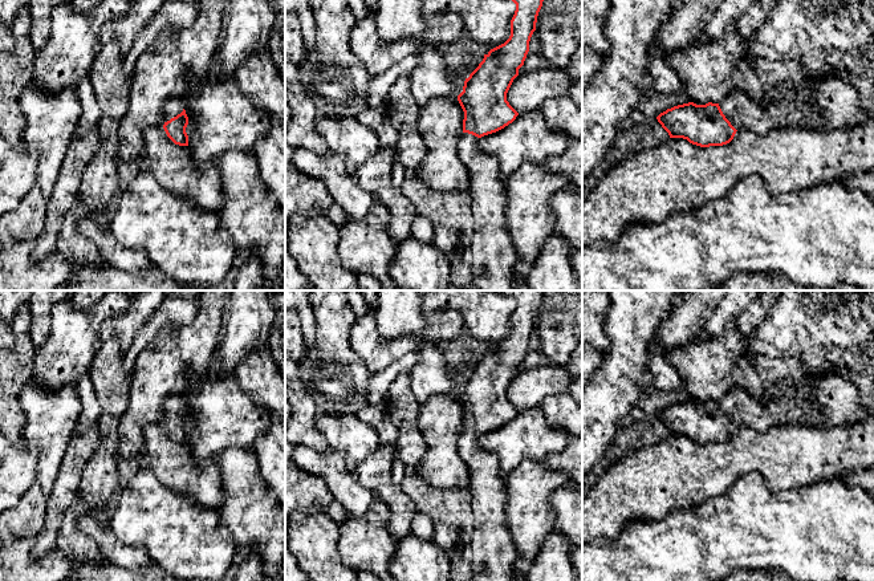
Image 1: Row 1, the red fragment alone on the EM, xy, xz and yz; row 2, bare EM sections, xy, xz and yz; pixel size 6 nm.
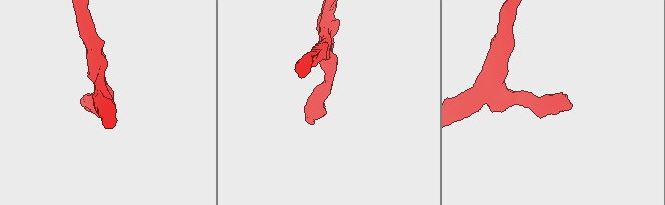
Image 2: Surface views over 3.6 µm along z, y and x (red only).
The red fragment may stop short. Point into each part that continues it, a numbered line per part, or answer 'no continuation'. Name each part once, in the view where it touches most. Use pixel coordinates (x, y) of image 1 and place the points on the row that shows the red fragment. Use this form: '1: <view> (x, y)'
1: yz (832, 104)

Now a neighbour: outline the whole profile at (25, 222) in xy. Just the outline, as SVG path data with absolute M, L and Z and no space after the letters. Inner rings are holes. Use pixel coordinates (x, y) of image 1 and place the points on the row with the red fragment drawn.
M38 184L23 198L19 206L0 218L0 239L33 241L42 231L46 202Z

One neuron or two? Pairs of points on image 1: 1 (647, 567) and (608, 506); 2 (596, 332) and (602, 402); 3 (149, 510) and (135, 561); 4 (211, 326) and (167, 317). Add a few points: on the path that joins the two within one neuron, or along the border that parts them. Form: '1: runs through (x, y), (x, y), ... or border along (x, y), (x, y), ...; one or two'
1: border along (654, 520), (631, 520), (616, 537), (596, 539); two
2: border along (604, 324), (610, 342), (606, 356); two
3: border along (112, 531), (125, 543), (141, 545), (153, 563); two
4: border along (199, 304), (196, 316), (190, 322), (159, 330); two

